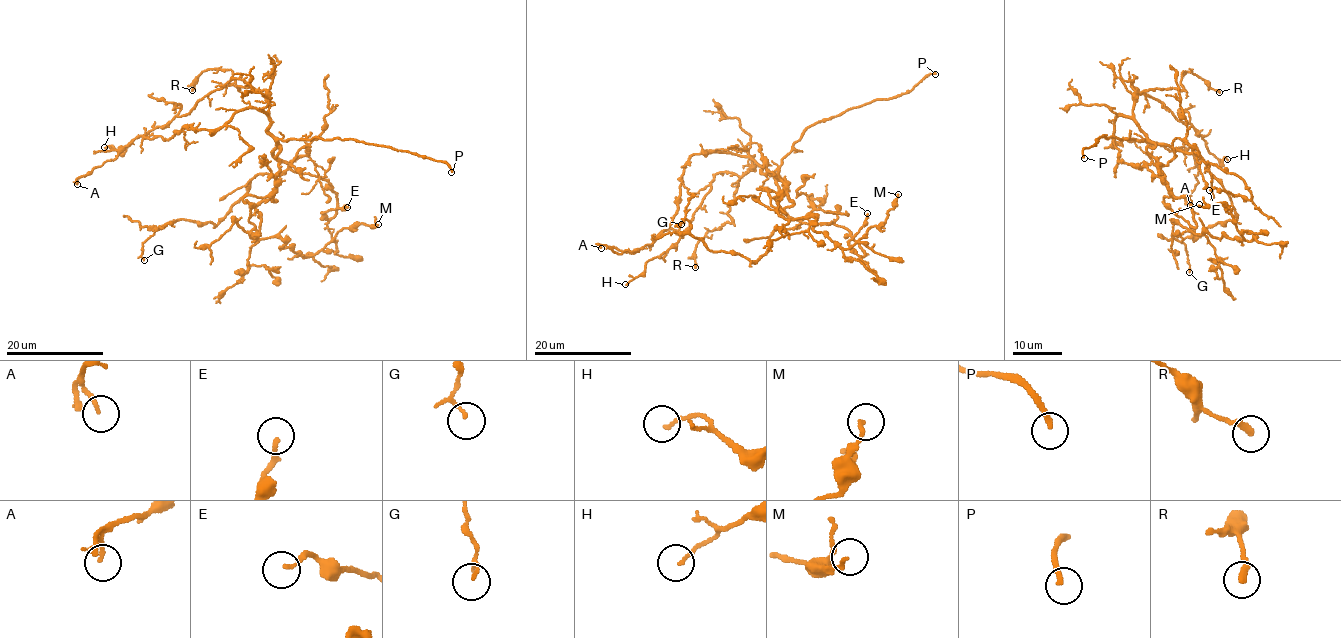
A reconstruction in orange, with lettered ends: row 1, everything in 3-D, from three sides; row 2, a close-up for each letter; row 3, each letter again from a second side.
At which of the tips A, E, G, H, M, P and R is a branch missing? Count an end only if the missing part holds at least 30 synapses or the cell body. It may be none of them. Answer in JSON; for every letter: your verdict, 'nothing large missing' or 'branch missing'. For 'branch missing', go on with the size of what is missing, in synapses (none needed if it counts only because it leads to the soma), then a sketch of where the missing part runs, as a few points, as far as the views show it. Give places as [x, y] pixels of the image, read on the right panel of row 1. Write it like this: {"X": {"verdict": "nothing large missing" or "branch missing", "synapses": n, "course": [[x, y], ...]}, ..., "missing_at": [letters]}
{"A": {"verdict": "nothing large missing"}, "E": {"verdict": "nothing large missing"}, "G": {"verdict": "nothing large missing"}, "H": {"verdict": "nothing large missing"}, "M": {"verdict": "nothing large missing"}, "P": {"verdict": "branch missing", "course": [[1084, 158], [1080, 166], [1066, 165], [1074, 152], [1071, 146], [1075, 134], [1082, 123]]}, "R": {"verdict": "nothing large missing"}, "missing_at": ["P"]}

